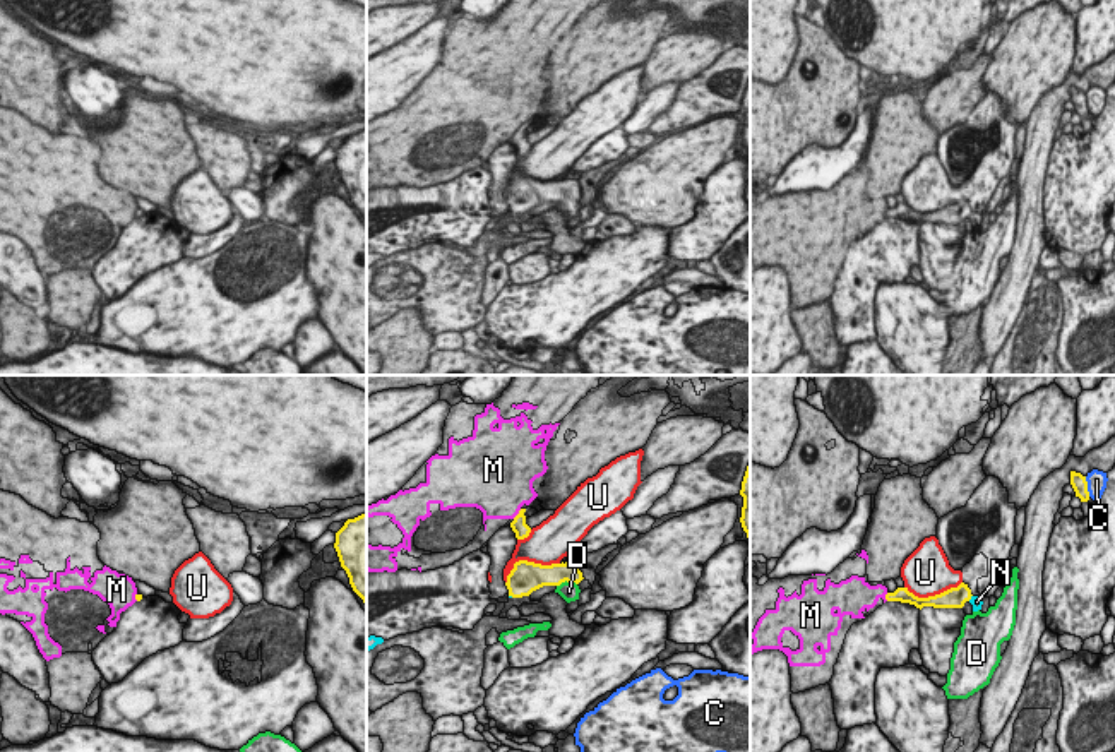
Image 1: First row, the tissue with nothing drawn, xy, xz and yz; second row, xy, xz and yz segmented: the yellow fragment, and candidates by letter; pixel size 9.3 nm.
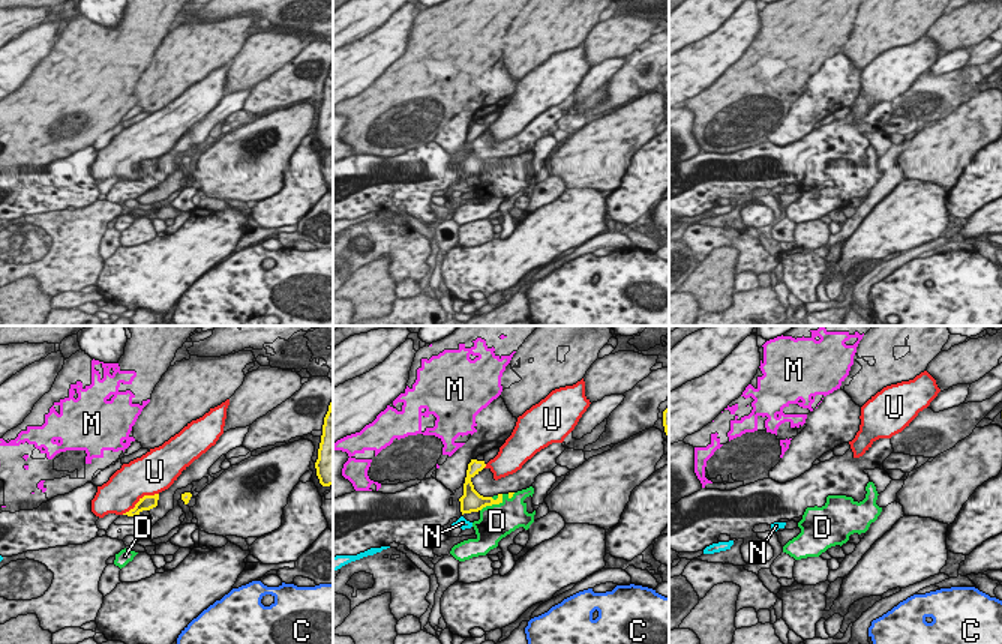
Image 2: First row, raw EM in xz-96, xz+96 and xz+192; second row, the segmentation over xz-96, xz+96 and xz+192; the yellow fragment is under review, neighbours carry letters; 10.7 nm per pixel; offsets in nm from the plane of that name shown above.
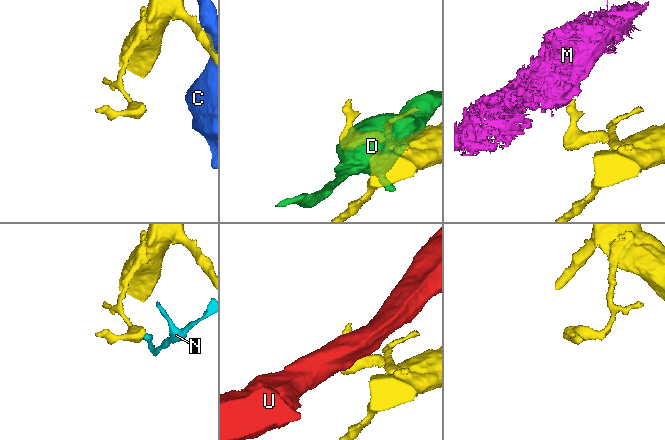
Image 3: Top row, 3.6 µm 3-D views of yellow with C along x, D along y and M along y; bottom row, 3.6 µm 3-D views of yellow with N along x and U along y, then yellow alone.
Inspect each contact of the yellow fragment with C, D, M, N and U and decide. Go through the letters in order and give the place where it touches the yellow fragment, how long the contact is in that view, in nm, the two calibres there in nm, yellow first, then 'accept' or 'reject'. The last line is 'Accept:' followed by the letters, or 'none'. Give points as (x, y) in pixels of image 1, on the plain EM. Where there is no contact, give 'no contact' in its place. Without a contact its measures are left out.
C: contact yz (1086, 103); length 200 nm; calibres 140 and 190 nm; reject
D: contact xz (566, 196); length 190 nm; calibres 200 and 180 nm; reject
M: contact xz (518, 131); length 130 nm; calibres 140 and 460 nm; reject
N: contact yz (970, 214); length 70 nm; calibres 190 and 100 nm; accept
U: contact xz (526, 177); length 550 nm; calibres 300 and 380 nm; reject
Accept: N

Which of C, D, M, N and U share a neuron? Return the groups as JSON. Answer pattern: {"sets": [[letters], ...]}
{"sets": [["C"], ["D"], ["M"], ["N"], ["U"]]}

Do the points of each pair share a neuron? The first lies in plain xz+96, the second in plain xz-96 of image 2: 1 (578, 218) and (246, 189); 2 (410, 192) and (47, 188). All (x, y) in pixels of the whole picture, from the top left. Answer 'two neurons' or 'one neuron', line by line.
1: two neurons
2: one neuron

